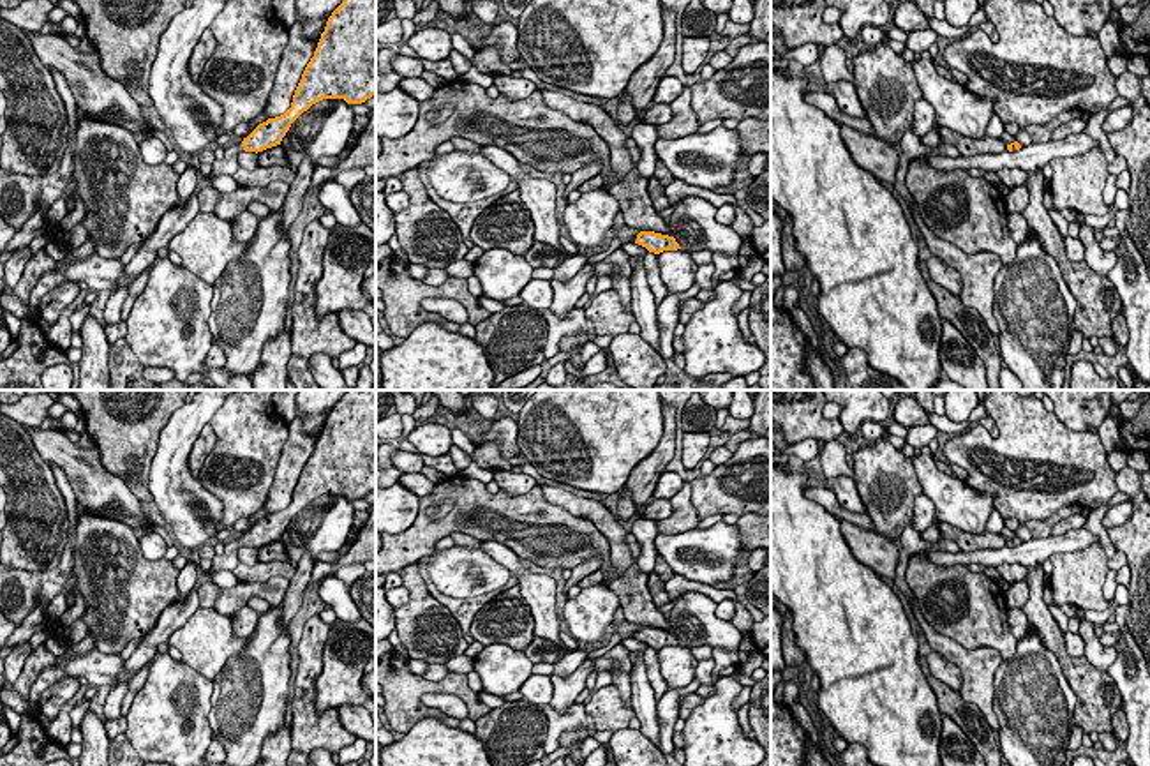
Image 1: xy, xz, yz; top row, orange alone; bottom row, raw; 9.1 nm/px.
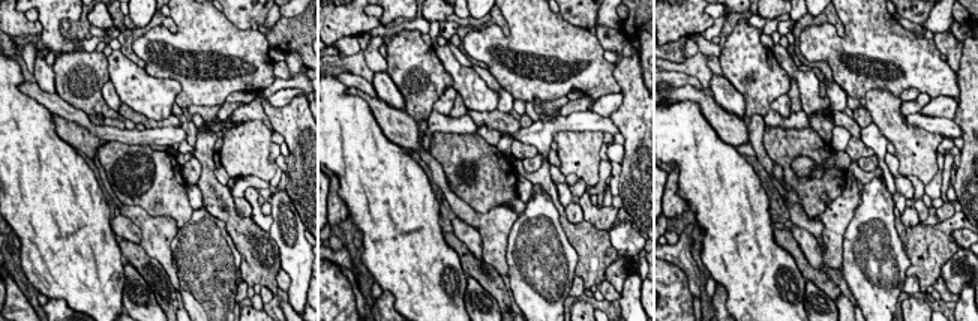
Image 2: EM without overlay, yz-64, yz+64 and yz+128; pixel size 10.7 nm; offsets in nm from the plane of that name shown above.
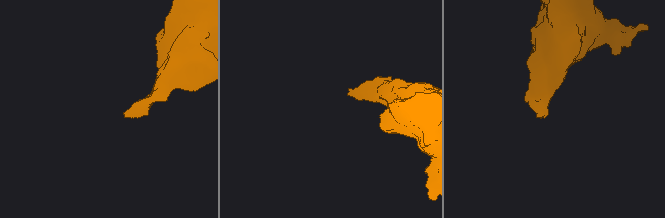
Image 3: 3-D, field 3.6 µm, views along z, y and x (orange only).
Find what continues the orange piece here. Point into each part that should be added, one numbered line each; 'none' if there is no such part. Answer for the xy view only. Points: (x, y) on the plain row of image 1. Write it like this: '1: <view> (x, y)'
1: xy (171, 618)

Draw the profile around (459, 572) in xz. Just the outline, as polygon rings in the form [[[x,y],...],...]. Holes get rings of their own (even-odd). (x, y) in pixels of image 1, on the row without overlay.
[[[453,545],[422,559],[434,586],[453,598],[474,598],[503,588],[513,575],[482,549]]]

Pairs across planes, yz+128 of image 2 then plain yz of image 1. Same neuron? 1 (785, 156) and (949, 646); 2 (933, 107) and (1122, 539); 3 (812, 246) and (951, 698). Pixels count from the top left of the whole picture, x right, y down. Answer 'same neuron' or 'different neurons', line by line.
1: different neurons
2: different neurons
3: different neurons

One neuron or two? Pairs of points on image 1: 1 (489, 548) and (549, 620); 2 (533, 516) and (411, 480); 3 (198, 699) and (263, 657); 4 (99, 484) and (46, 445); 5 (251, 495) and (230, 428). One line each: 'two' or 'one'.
1: one
2: two
3: two
4: one
5: one

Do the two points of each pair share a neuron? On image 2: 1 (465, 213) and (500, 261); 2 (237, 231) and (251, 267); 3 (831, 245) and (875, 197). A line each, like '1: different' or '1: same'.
1: same
2: same
3: different

